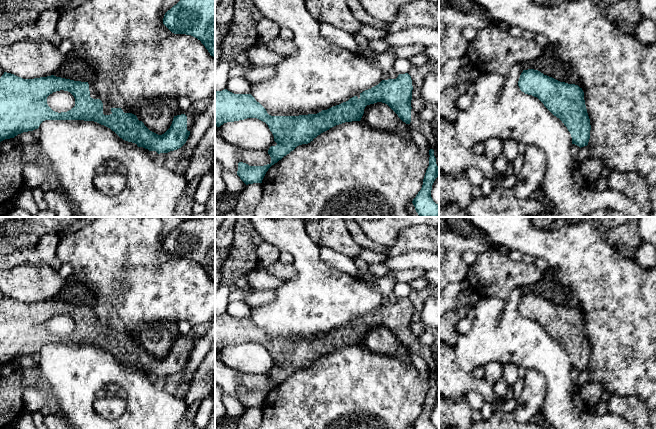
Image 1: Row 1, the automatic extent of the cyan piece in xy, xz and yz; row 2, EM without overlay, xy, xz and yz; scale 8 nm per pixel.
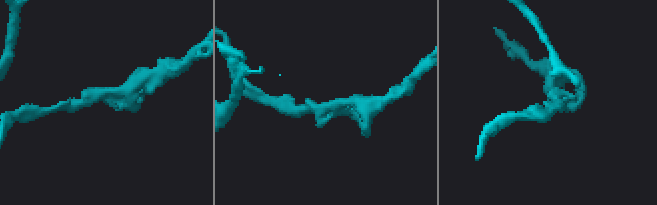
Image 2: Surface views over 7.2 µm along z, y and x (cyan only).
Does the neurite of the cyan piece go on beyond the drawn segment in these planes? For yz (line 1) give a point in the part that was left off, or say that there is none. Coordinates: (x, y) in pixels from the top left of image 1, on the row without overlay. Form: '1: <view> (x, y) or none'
1: none

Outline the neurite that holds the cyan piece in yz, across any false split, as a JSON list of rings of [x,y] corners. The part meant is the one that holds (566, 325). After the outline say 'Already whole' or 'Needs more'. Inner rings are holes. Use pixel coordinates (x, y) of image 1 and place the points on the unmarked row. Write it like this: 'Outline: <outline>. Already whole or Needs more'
Outline: [[[534,293],[523,294],[518,310],[525,318],[537,321],[554,340],[562,345],[571,358],[572,368],[580,372],[588,369],[591,349],[582,312],[575,308],[560,306]]]. Already whole

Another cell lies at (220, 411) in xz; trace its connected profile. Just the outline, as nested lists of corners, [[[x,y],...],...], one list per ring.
[[[215,383],[215,429],[222,426],[226,414],[225,406],[222,402],[222,388]]]

